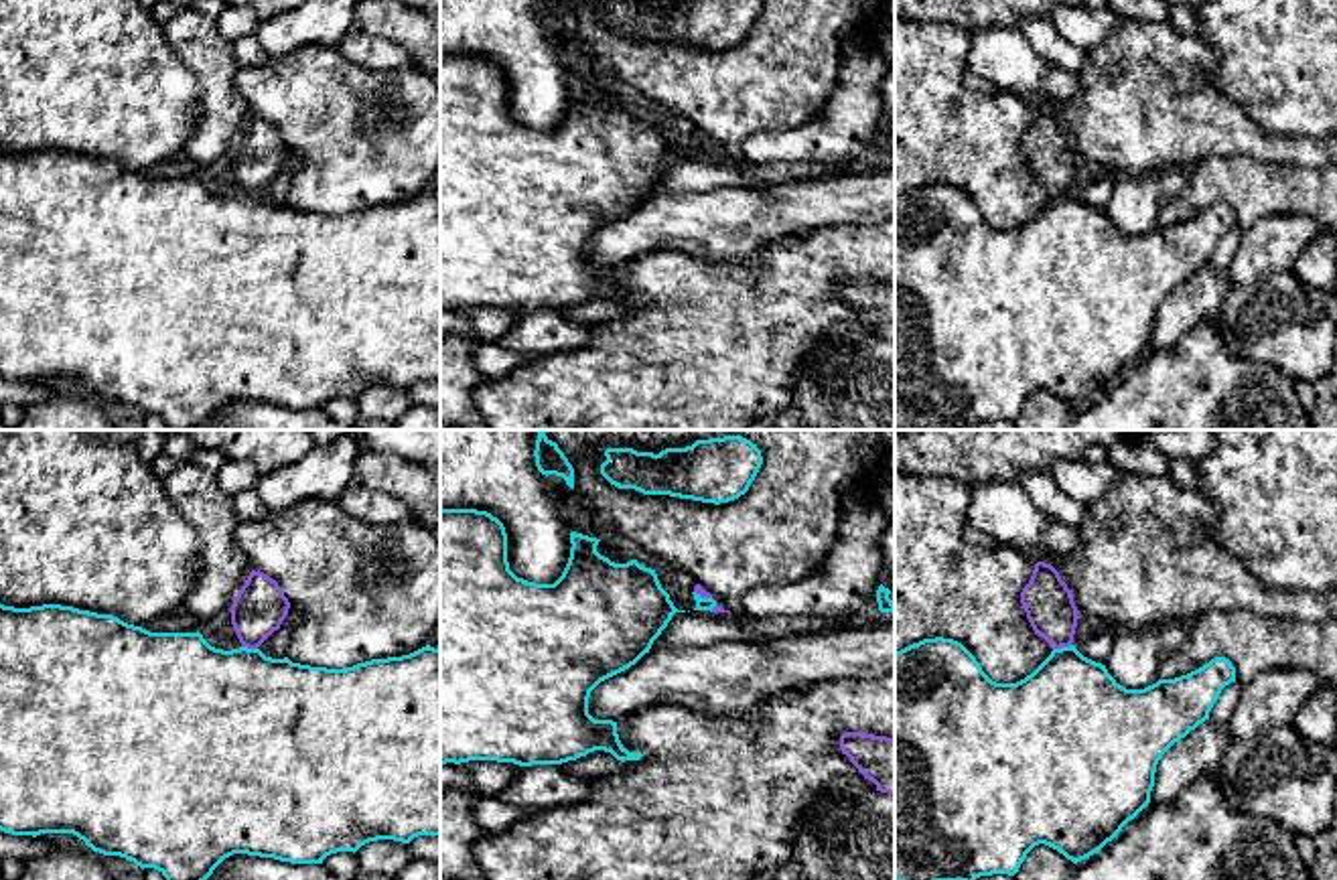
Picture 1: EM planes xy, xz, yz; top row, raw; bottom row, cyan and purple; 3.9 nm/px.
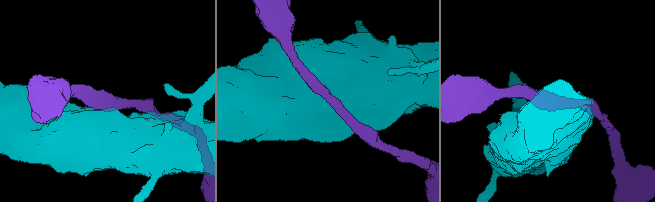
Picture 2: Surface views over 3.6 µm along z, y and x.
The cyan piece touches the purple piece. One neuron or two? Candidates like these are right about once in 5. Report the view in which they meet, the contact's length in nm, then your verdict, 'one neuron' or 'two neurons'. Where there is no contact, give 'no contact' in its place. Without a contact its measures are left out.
yz | 80 nm | two neurons

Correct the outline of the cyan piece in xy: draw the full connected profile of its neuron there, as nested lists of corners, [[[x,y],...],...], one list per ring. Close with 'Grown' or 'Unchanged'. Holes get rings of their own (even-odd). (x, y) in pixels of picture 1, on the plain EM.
[[[0,150],[0,377],[12,381],[41,381],[41,379],[73,379],[85,387],[87,393],[103,401],[120,401],[136,412],[154,414],[166,430],[203,430],[213,416],[233,399],[248,399],[260,404],[274,404],[290,410],[323,410],[323,406],[337,397],[357,397],[361,391],[377,385],[394,385],[410,389],[418,381],[440,381],[440,195],[430,191],[402,203],[371,205],[343,215],[310,213],[292,209],[288,203],[272,205],[260,195],[215,195],[203,180],[197,178],[150,178],[142,172],[128,170],[114,160],[97,160],[61,150],[43,150],[30,154],[14,154]]]. Unchanged

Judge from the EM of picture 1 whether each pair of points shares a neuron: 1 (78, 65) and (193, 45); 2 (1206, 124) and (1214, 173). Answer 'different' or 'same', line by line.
1: different
2: different

